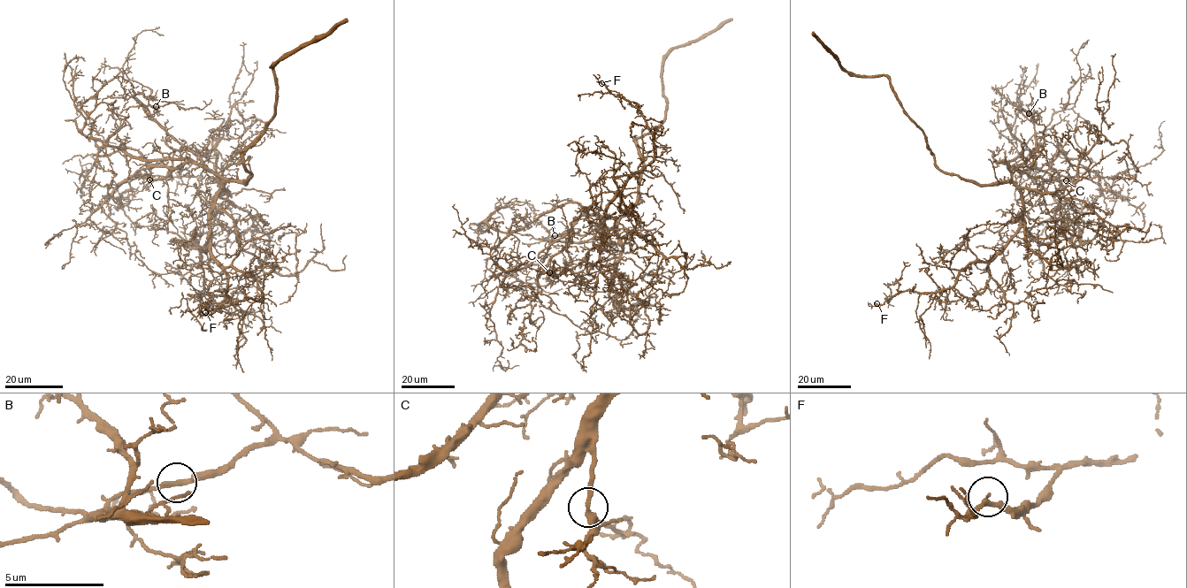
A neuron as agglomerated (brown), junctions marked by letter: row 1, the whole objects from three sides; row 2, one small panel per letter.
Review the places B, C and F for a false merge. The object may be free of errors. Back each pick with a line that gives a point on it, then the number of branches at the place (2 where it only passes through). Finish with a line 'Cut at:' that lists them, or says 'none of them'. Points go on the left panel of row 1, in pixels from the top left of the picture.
Cut at: none of them

